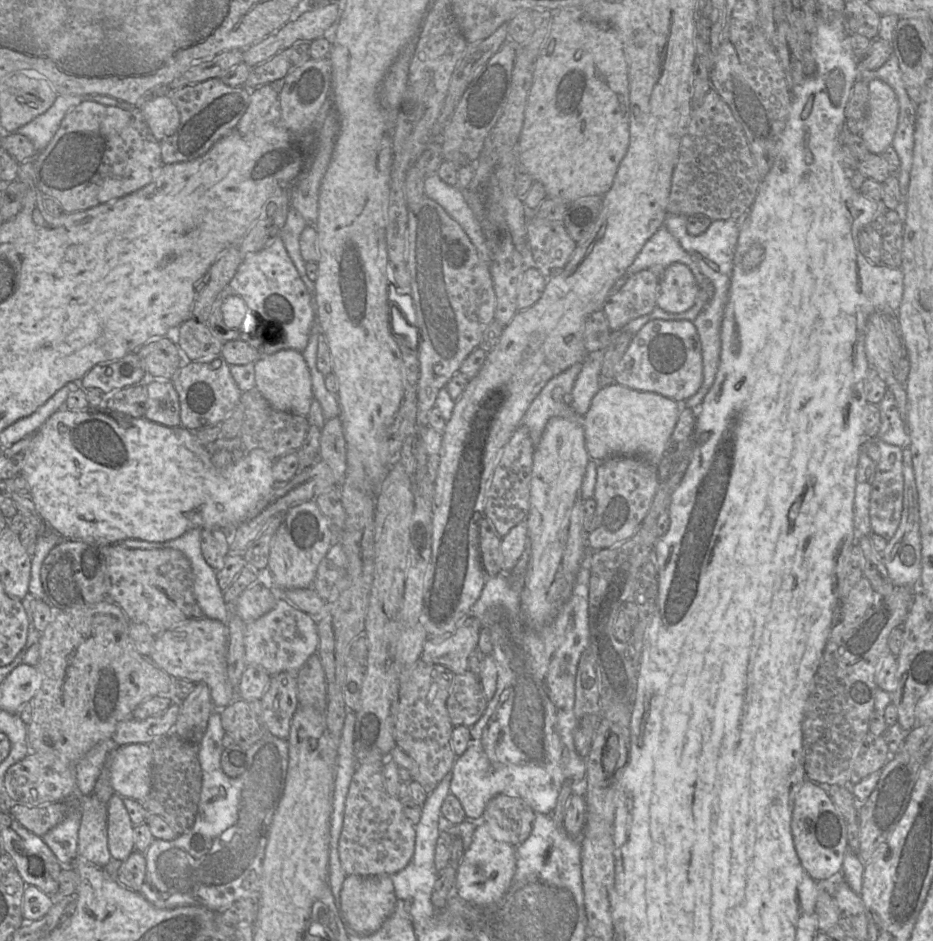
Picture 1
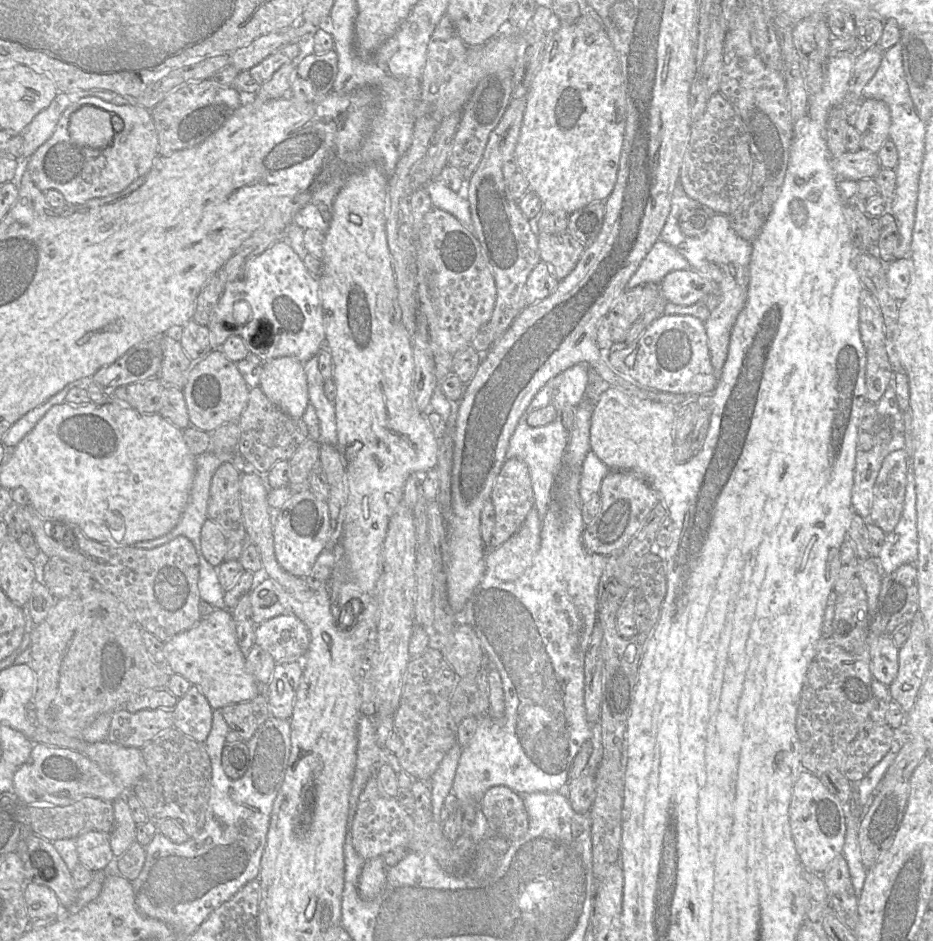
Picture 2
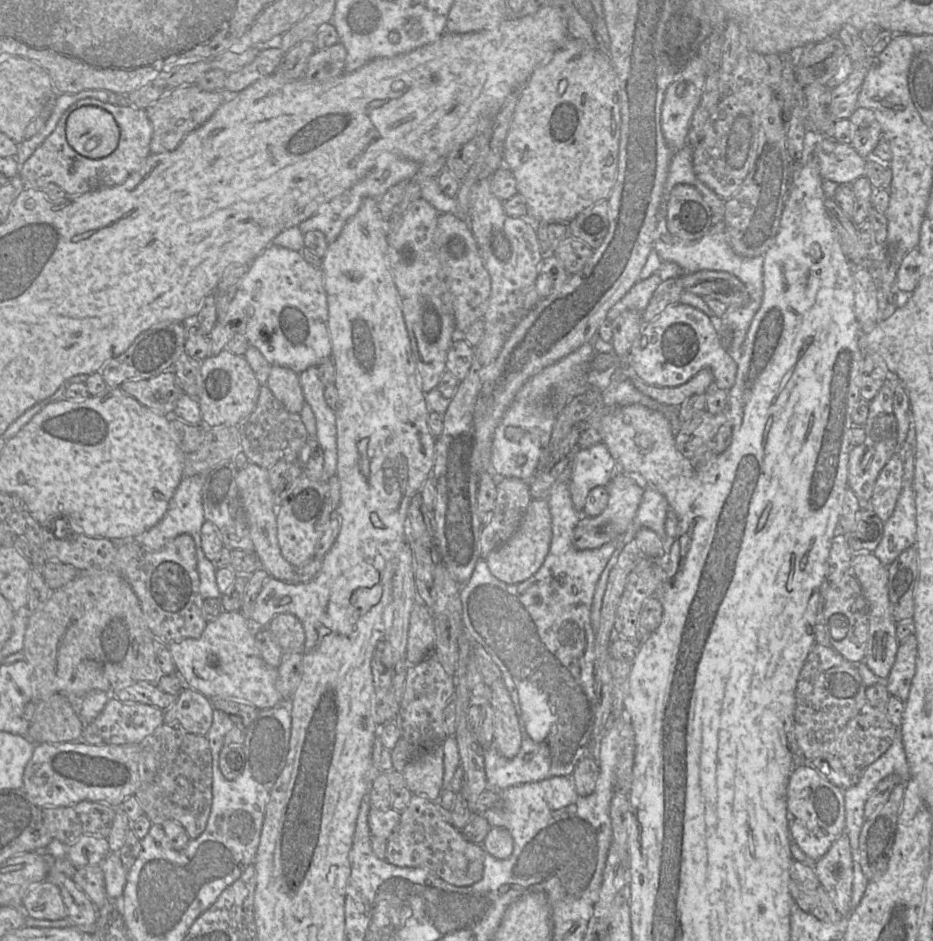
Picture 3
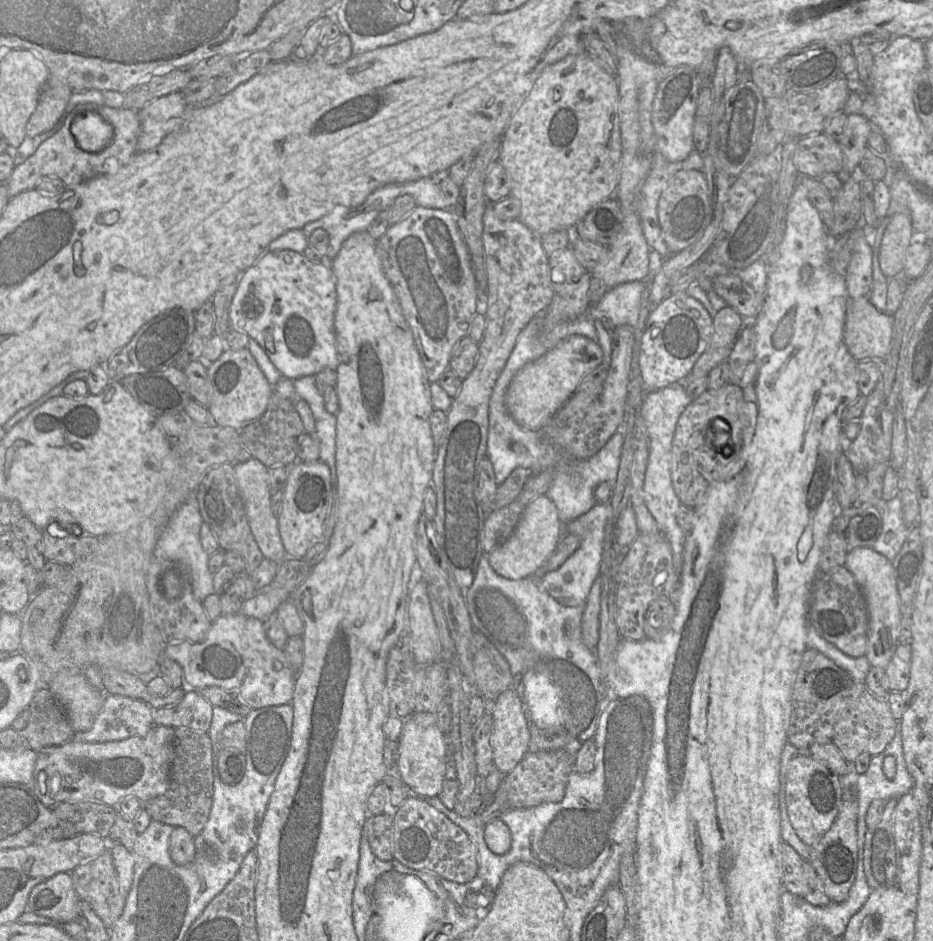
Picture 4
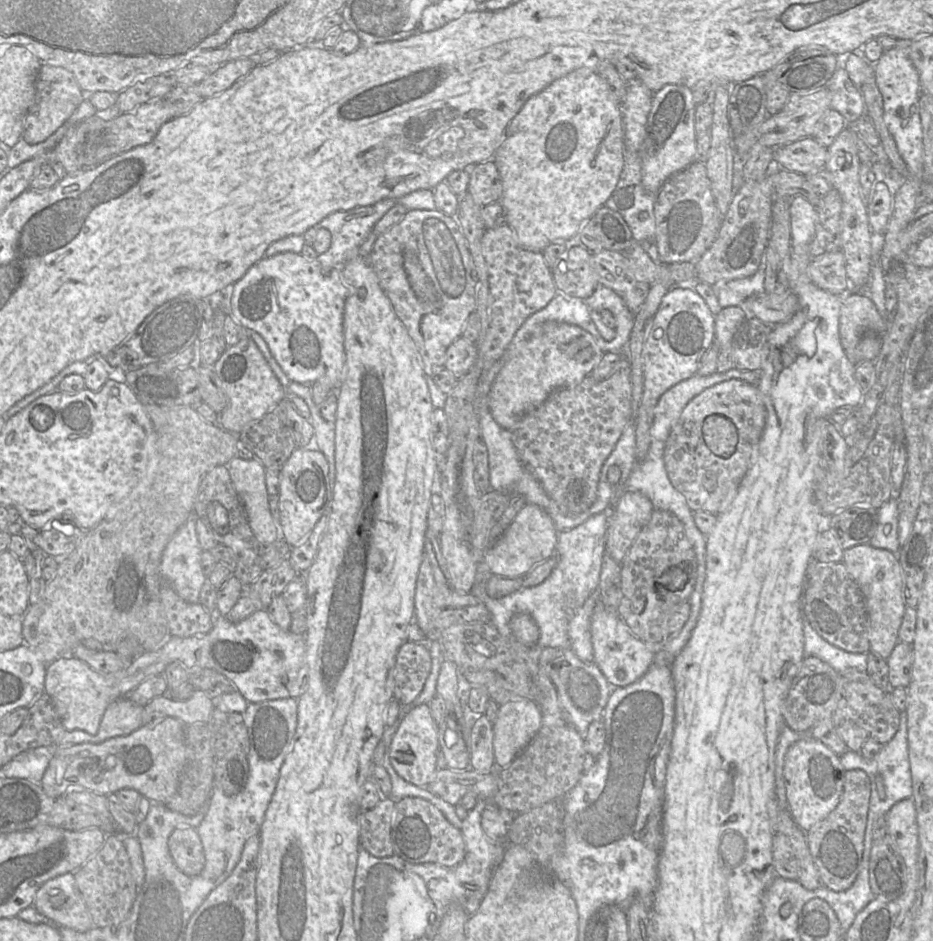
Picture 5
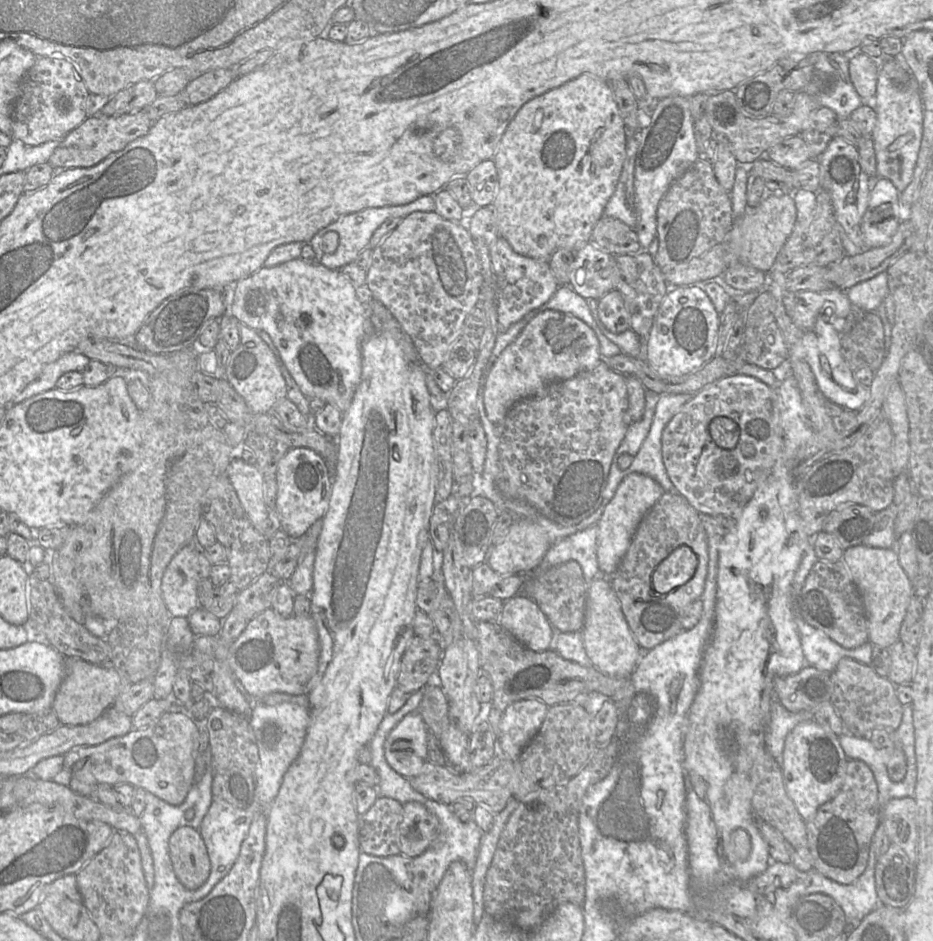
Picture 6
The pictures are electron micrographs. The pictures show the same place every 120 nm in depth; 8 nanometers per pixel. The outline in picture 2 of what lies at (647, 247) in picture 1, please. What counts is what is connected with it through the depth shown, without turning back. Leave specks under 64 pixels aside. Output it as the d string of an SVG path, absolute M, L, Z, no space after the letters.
M659 239L629 279L625 290L644 283L659 284L669 272L675 270L693 270L693 268L674 247Z

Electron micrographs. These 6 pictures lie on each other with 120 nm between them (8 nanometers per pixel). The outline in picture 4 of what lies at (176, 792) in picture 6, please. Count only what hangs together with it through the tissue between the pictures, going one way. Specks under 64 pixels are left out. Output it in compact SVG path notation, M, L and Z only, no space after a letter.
M153 725L145 736L97 743L71 740L62 745L43 748L38 751L33 779L27 785L47 807L53 807L60 802L80 801L97 801L116 806L128 796L135 796L144 803L164 794L170 786L174 731L175 728L171 726Z

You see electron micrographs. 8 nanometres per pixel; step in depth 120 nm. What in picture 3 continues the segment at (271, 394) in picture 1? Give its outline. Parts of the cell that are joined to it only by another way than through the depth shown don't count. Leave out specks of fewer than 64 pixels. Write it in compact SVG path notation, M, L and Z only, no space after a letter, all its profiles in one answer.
M272 365L266 386L287 411L301 412L305 401L299 374L288 367Z

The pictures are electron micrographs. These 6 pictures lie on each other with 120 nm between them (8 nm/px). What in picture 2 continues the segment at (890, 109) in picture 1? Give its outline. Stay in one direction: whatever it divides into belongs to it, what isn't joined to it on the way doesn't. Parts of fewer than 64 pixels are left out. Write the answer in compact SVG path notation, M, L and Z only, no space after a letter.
M863 99L852 124L861 135L861 147L877 153L889 138L891 112L888 105L879 99Z

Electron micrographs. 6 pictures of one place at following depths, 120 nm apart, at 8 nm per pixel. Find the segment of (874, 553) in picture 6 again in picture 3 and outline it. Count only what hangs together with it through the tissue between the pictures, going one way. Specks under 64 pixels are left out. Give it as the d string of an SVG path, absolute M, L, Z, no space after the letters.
M872 553L860 554L852 558L851 573L859 582L868 603L869 631L864 663L878 677L887 679L895 662L899 647L896 636L897 623L894 621L888 597L888 569Z

